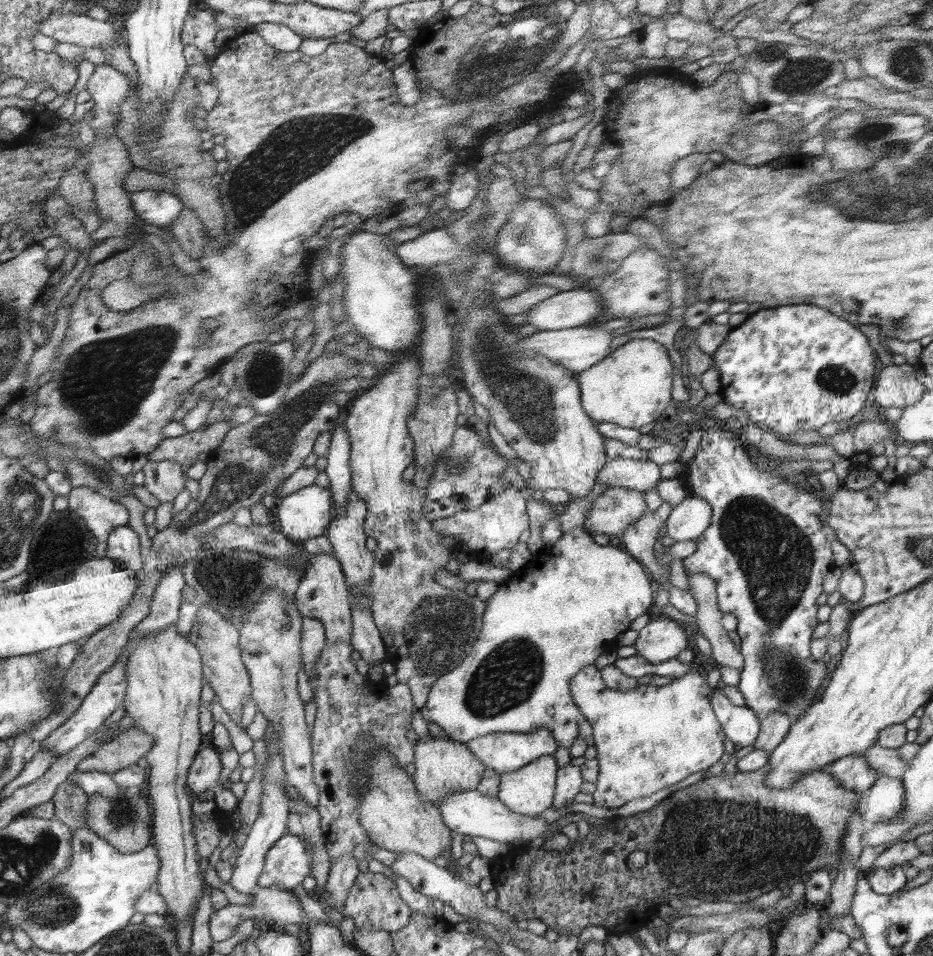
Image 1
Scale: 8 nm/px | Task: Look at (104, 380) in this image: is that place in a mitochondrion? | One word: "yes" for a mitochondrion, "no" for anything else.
yes

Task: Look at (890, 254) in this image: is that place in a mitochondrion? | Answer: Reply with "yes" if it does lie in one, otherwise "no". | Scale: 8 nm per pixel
no

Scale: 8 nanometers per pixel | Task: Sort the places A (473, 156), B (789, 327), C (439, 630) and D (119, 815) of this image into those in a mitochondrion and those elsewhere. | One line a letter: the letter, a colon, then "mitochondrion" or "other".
A: other
B: other
C: mitochondrion
D: mitochondrion

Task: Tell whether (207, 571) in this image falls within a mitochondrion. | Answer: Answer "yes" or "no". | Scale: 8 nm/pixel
yes

